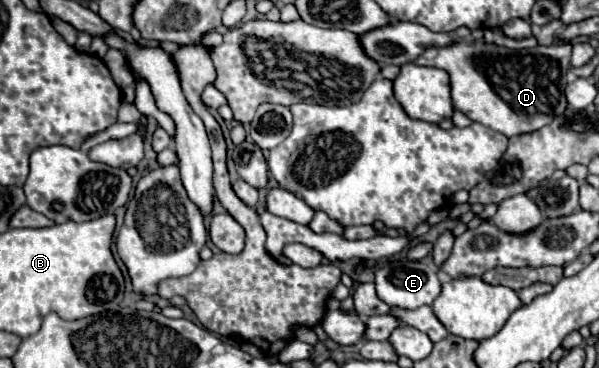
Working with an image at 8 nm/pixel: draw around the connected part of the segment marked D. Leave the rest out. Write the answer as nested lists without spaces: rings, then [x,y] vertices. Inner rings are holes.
[[[459,40],[451,46],[433,46],[425,50],[415,60],[415,64],[443,68],[449,74],[453,106],[469,116],[473,122],[489,126],[511,138],[517,134],[539,130],[555,116],[565,112],[565,74],[569,70],[569,58],[569,44],[509,50],[497,44]]]

